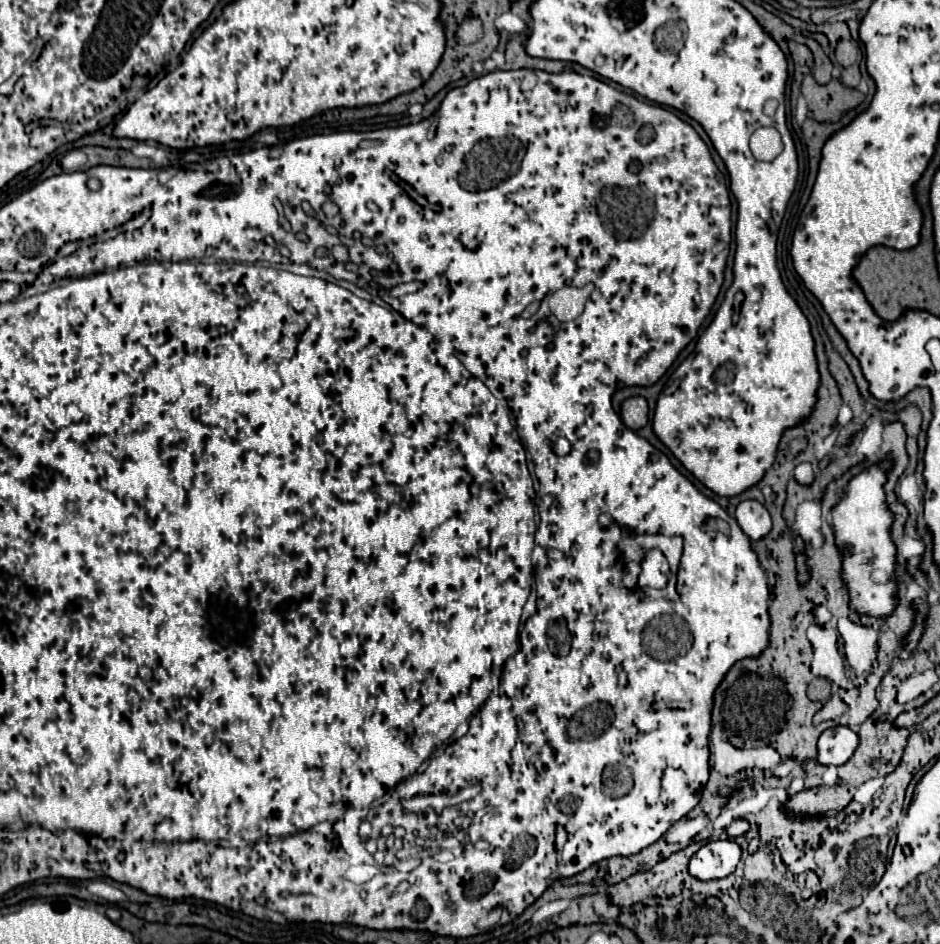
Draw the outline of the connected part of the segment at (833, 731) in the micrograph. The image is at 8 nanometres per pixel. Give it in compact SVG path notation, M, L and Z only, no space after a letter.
M828 728L818 738L818 762L824 766L842 766L850 760L856 746L858 734L852 728Z

